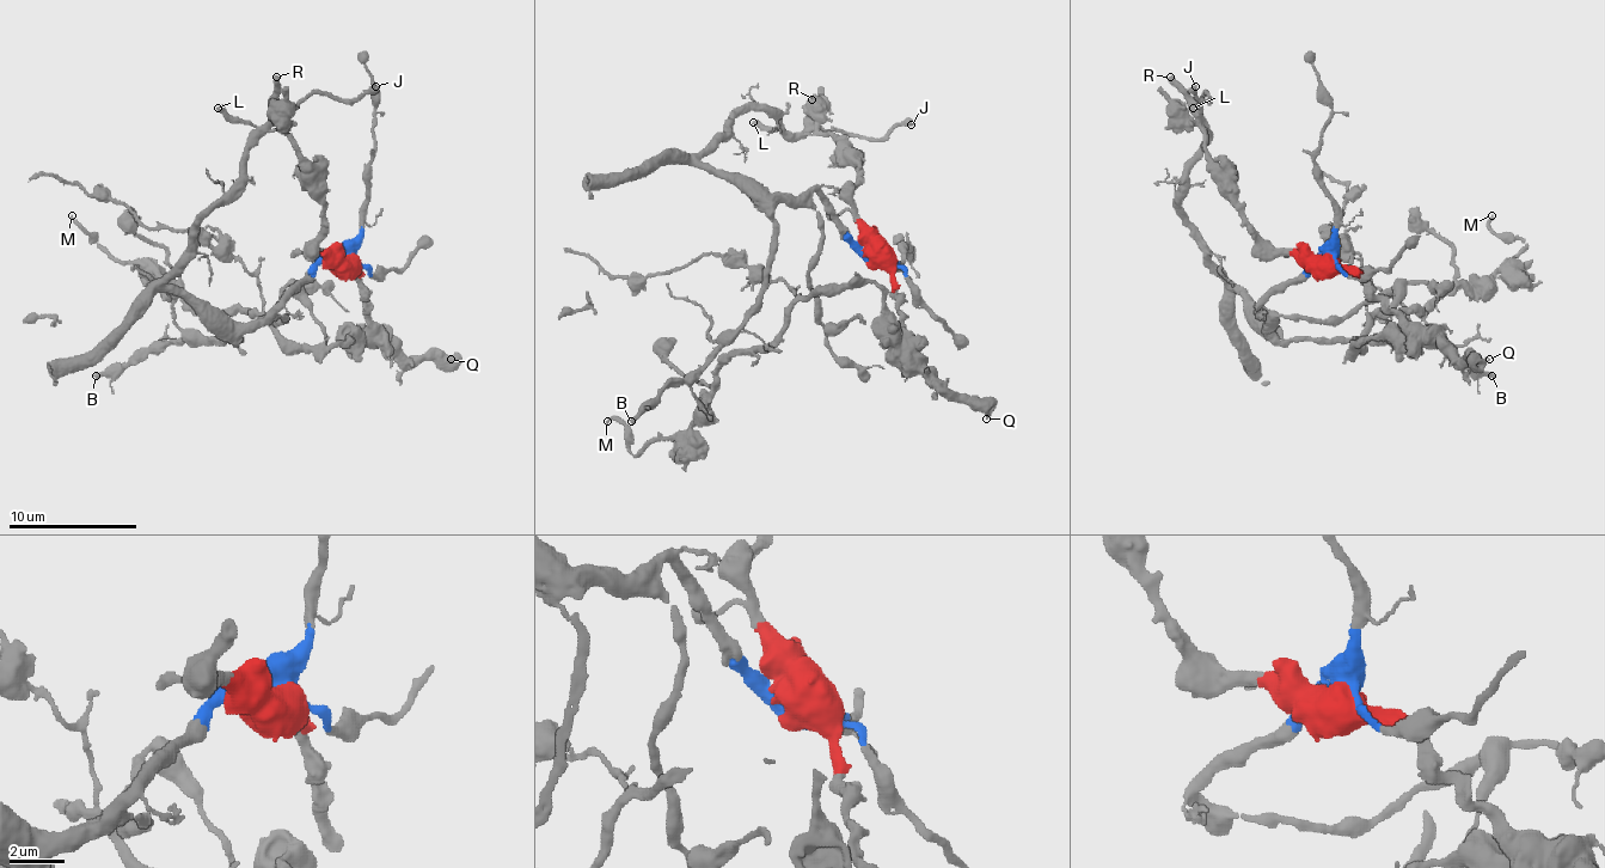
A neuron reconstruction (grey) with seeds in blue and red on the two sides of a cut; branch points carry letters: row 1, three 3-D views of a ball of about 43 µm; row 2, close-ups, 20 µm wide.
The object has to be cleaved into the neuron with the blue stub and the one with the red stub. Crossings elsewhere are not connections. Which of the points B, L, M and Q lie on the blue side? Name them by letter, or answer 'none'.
B

